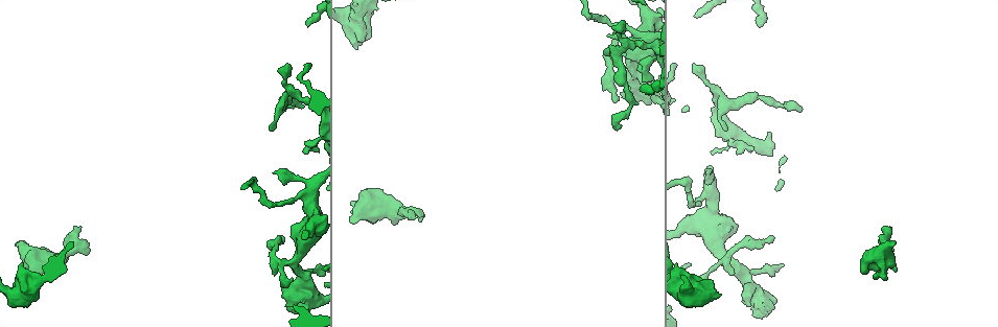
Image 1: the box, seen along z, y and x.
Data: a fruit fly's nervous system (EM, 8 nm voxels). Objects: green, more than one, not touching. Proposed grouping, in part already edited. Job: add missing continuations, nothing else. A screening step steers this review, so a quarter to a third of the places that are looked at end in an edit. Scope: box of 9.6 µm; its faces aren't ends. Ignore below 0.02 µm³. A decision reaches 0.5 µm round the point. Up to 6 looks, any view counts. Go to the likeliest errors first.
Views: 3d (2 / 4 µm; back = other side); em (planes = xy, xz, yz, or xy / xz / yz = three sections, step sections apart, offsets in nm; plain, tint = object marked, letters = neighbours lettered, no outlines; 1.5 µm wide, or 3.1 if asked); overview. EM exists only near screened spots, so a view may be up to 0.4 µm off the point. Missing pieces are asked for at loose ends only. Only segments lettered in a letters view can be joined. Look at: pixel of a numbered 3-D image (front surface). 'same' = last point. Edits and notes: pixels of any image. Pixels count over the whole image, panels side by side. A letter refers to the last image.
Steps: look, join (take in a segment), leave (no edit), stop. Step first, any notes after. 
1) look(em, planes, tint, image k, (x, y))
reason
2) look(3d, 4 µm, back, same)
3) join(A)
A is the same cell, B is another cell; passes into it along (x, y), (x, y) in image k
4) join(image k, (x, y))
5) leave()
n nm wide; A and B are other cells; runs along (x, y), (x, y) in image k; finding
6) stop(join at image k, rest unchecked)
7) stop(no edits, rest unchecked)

look(em, 3.1 µm, xz, step 8, tint, image 1, (393, 223))

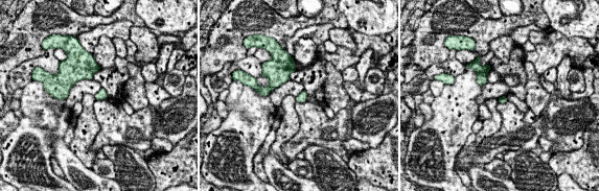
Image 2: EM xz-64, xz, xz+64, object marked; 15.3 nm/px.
look(em, 3.1 µm, planes, letters, same)

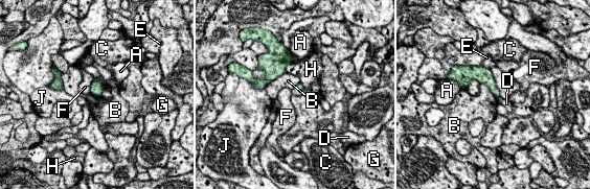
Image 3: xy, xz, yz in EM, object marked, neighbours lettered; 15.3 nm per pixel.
leave()
A, B, C, D, E, F, G, H and J are other cells; border along (479, 83), (483, 83), (497, 98) in image 3; no lettered segment goes on from it

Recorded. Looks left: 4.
look(3d, 4 µm, image 1, (801, 111))
free end

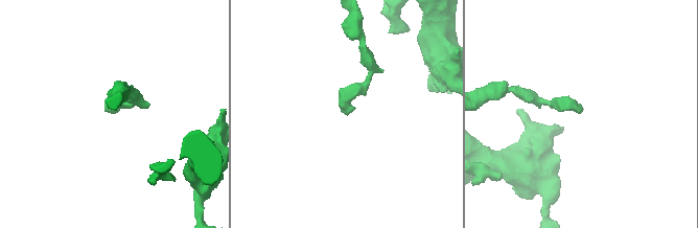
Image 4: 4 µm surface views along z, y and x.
look(em, yz, step 4, letters, image 4, (344, 109))
shape alone is not enough

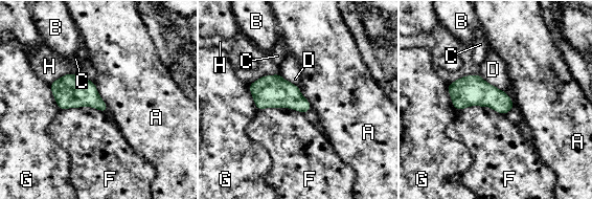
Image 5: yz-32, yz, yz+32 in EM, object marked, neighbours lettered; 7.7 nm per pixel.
leave()
200 nm wide; A, B, C, D, F, G and H are other cells; border along (93, 82), (98, 95), (109, 110) in image 5; none of them fits

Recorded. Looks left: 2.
look(em, planes, letters, image 1, (289, 67))
an open end

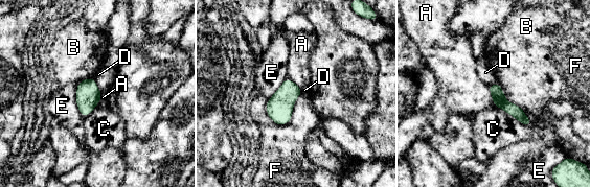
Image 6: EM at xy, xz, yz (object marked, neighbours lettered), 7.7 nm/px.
leave()
C touches over 340 nm; A, B, C, D, E and F are other cells; border along (301, 93), (288, 122), (267, 116) in image 6; no lettered segment goes on from it

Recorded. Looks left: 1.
stop(no edits, rest unchecked)

